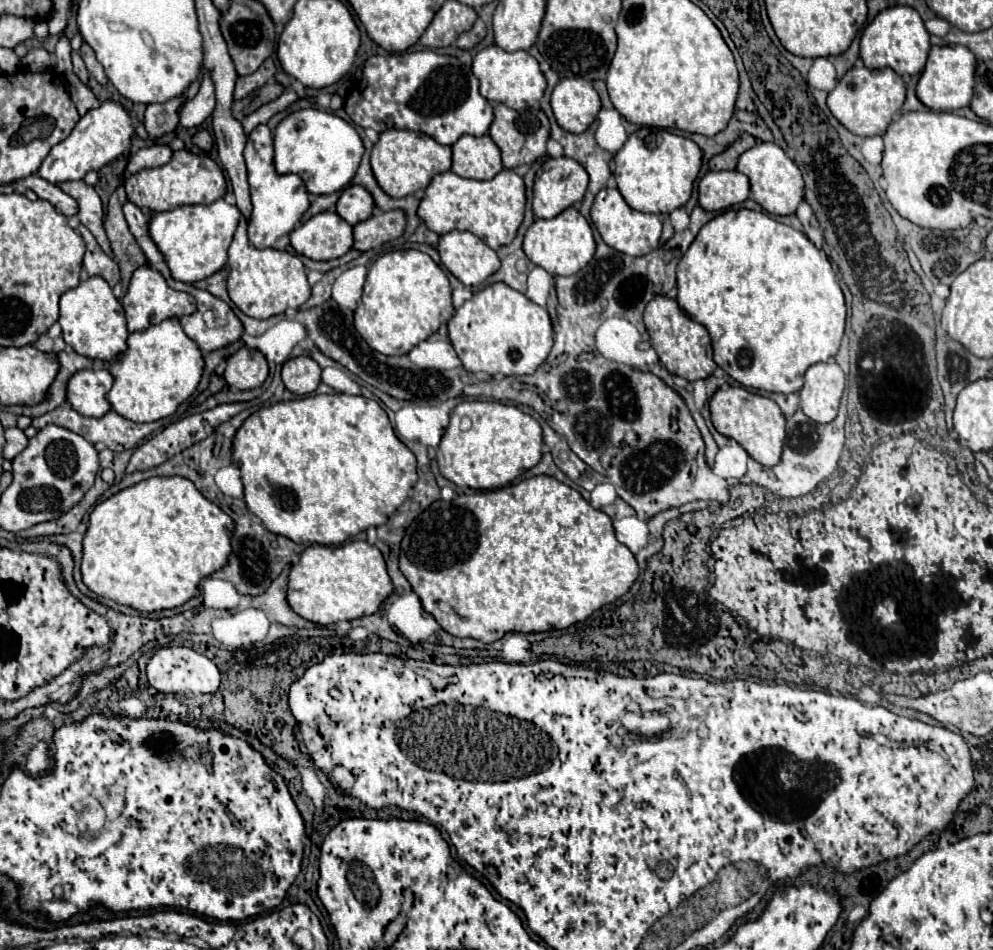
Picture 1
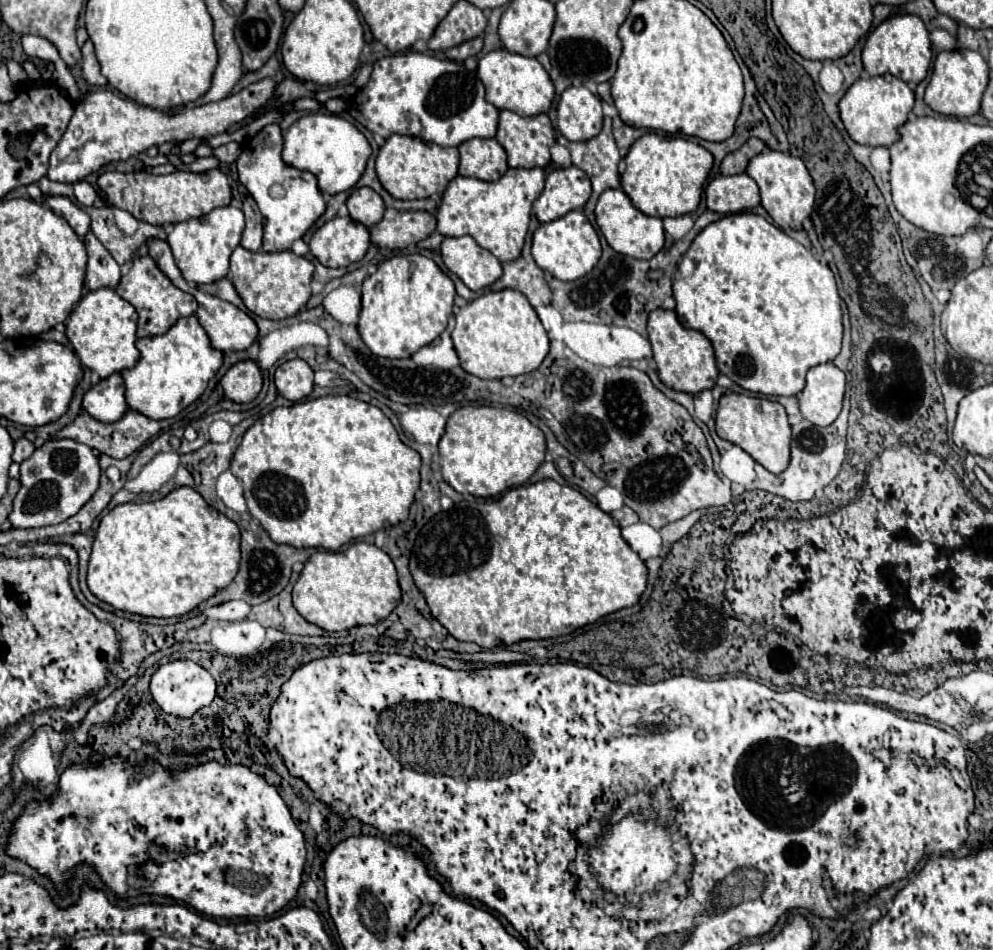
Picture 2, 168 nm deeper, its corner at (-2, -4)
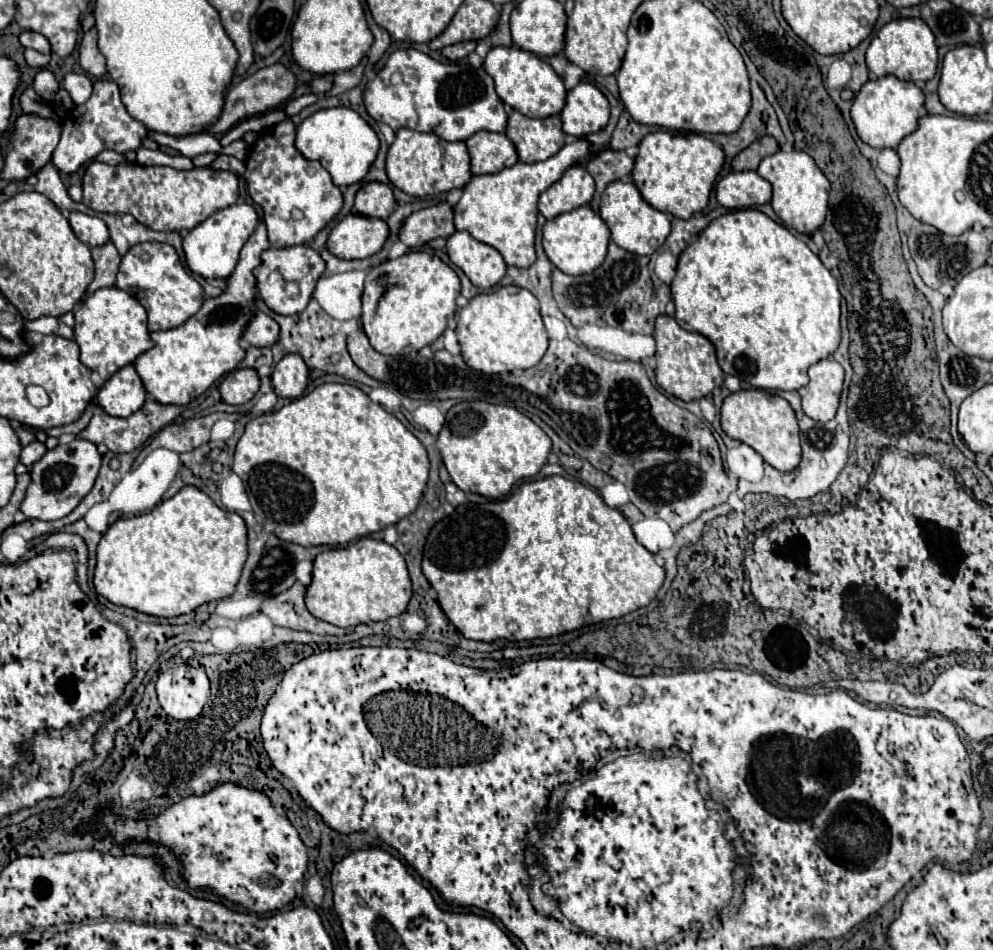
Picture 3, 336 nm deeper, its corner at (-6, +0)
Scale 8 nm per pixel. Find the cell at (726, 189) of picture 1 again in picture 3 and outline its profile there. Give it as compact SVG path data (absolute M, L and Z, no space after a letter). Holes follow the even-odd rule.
M730 172L716 186L716 198L724 208L754 208L770 202L772 186L758 172Z

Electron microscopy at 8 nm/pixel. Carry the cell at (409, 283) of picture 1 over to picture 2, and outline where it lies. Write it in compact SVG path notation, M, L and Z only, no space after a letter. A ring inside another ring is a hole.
M420 254L392 256L362 284L358 332L374 354L382 358L410 358L416 350L428 346L446 330L454 296L456 290L452 280L434 260Z

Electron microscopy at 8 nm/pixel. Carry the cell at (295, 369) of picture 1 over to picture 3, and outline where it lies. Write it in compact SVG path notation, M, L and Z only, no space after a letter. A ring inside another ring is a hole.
M288 354L274 366L272 386L276 396L294 400L302 396L306 384L308 384L308 366L302 362L302 358L298 358L298 354Z

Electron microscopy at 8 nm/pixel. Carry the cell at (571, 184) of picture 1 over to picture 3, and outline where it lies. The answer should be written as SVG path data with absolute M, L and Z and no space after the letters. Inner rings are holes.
M582 166L568 168L558 182L554 182L546 192L540 194L538 210L546 220L556 218L558 214L570 212L578 206L584 206L592 200L594 178Z

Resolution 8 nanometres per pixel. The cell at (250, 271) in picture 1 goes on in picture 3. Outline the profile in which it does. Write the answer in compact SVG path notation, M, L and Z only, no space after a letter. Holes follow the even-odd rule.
M290 246L290 248L268 248L262 252L262 266L254 270L258 280L258 296L266 306L278 314L298 314L308 306L314 286L322 276L326 264L316 250L310 246Z

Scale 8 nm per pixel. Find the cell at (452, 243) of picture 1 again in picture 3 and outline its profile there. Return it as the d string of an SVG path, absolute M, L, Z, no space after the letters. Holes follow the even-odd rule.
M468 232L452 234L448 238L446 252L478 288L492 288L506 274L506 262L500 252L484 242L478 242Z

